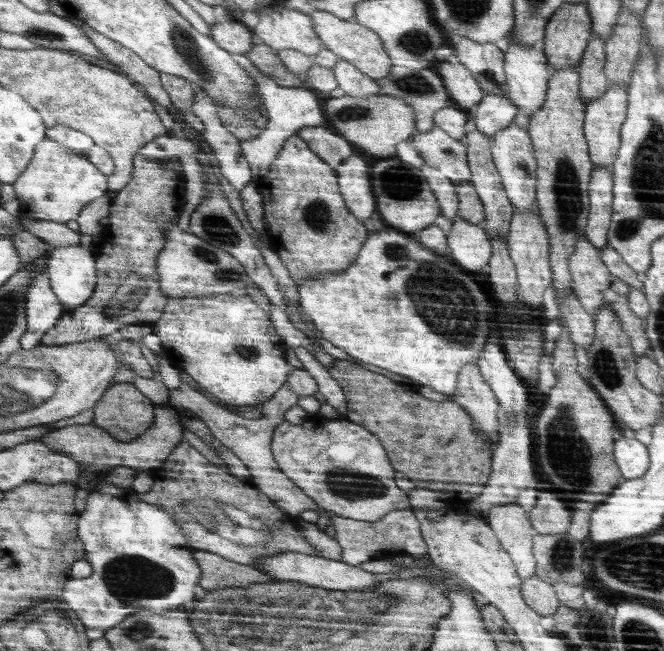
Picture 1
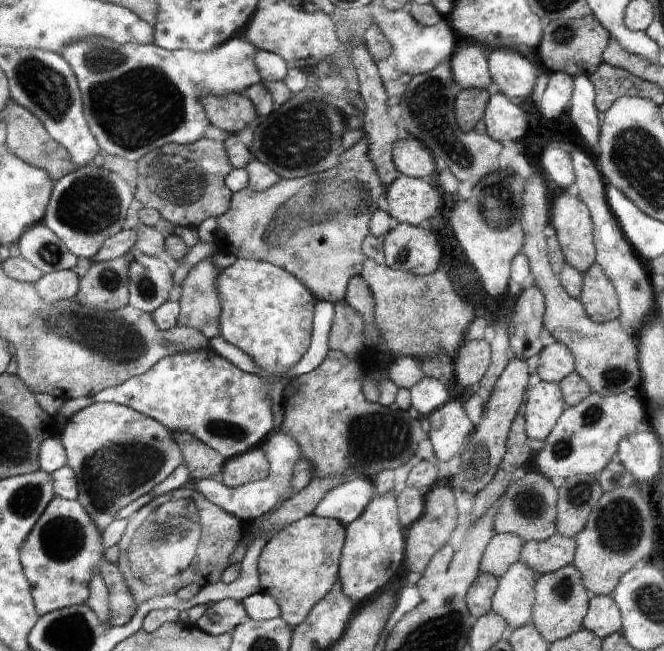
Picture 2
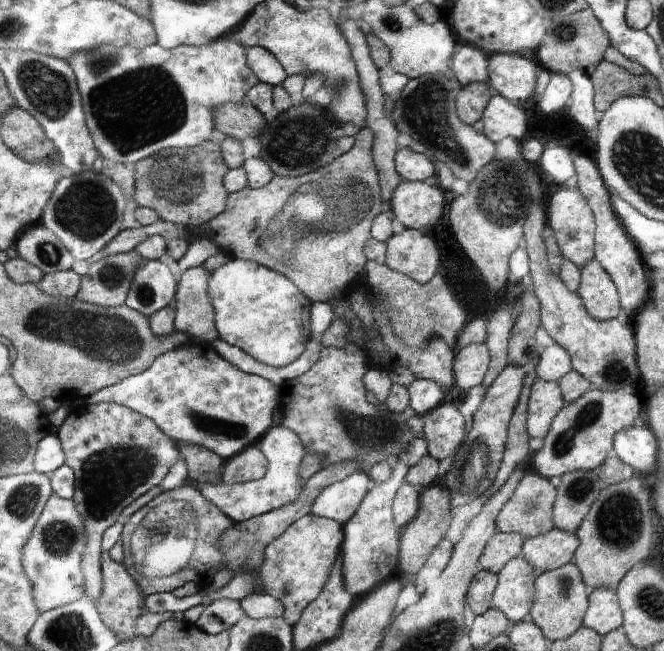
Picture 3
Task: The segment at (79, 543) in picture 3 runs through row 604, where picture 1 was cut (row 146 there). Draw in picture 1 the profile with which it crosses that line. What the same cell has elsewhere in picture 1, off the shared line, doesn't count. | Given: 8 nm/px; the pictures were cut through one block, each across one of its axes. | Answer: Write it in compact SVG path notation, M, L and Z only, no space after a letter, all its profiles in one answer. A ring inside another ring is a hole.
M45 138L36 148L26 170L12 184L19 202L18 217L65 224L76 221L84 205L108 194L109 178L87 157Z

